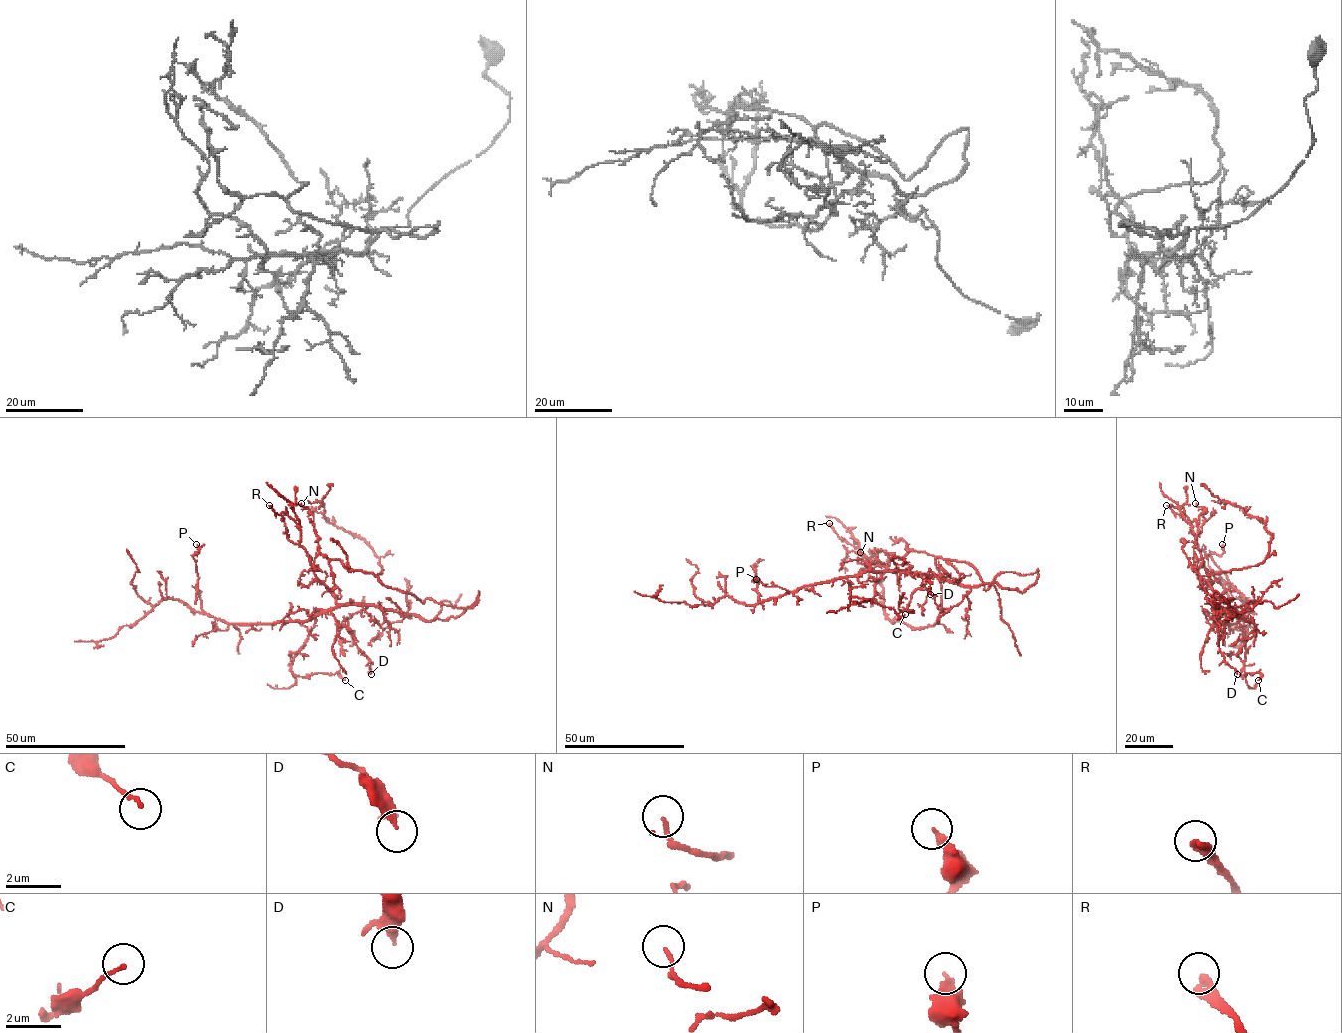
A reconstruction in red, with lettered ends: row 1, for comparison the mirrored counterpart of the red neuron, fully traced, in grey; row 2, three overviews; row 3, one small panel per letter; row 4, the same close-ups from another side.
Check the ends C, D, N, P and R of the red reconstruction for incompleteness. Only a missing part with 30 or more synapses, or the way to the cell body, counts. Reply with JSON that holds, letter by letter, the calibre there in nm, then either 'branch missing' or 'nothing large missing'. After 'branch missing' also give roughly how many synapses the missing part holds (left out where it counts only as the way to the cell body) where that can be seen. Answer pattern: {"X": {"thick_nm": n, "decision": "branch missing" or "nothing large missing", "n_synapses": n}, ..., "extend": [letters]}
{"C": {"thick_nm": 140, "decision": "nothing large missing"}, "D": {"thick_nm": 300, "decision": "nothing large missing"}, "N": {"thick_nm": 130, "decision": "nothing large missing"}, "P": {"thick_nm": 320, "decision": "nothing large missing"}, "R": {"thick_nm": 300, "decision": "nothing large missing"}, "extend": []}

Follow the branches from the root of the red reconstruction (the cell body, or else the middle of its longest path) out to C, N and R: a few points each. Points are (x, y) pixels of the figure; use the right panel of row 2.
C: (1231, 619), (1214, 606), (1236, 614), (1245, 646), (1240, 675), (1259, 672), (1258, 680)
N: (1231, 619), (1236, 612), (1213, 593), (1218, 608), (1233, 599), (1215, 600), (1194, 570), (1205, 510), (1195, 503)
R: (1231, 619), (1227, 621), (1229, 615), (1213, 604), (1214, 591), (1188, 517), (1166, 505)

